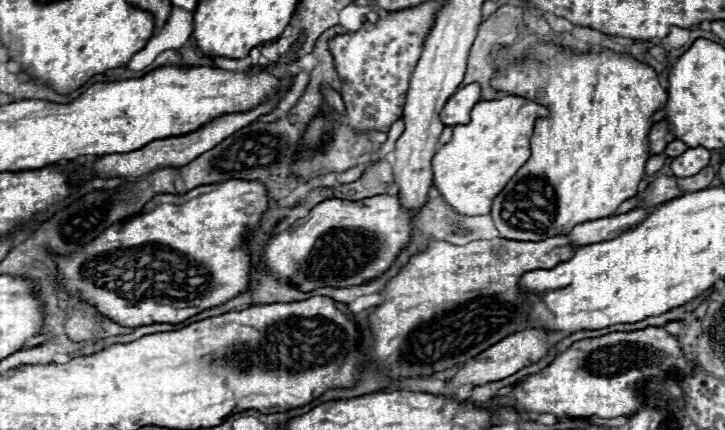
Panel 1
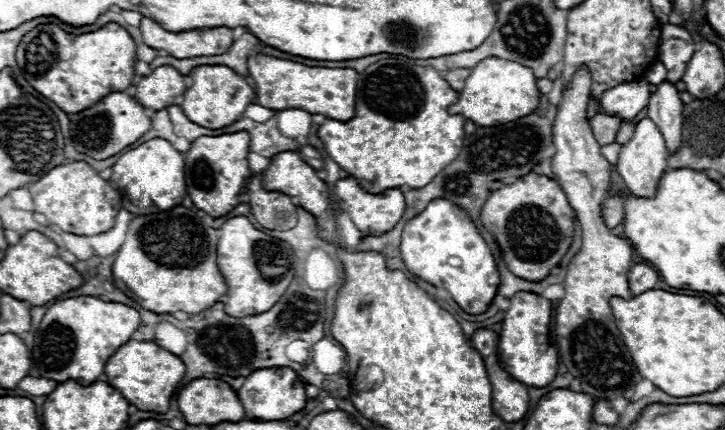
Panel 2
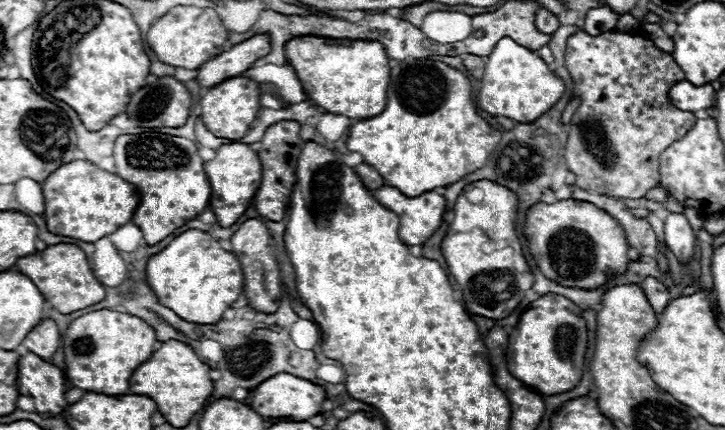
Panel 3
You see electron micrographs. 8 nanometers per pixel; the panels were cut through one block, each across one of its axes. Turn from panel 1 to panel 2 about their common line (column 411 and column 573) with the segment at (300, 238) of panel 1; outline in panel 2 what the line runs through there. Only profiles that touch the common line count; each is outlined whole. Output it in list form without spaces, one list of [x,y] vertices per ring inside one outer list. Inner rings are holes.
[[[534,172],[518,178],[512,186],[492,190],[480,212],[480,222],[500,244],[508,270],[524,280],[544,280],[560,264],[572,244],[574,218],[558,182]]]

